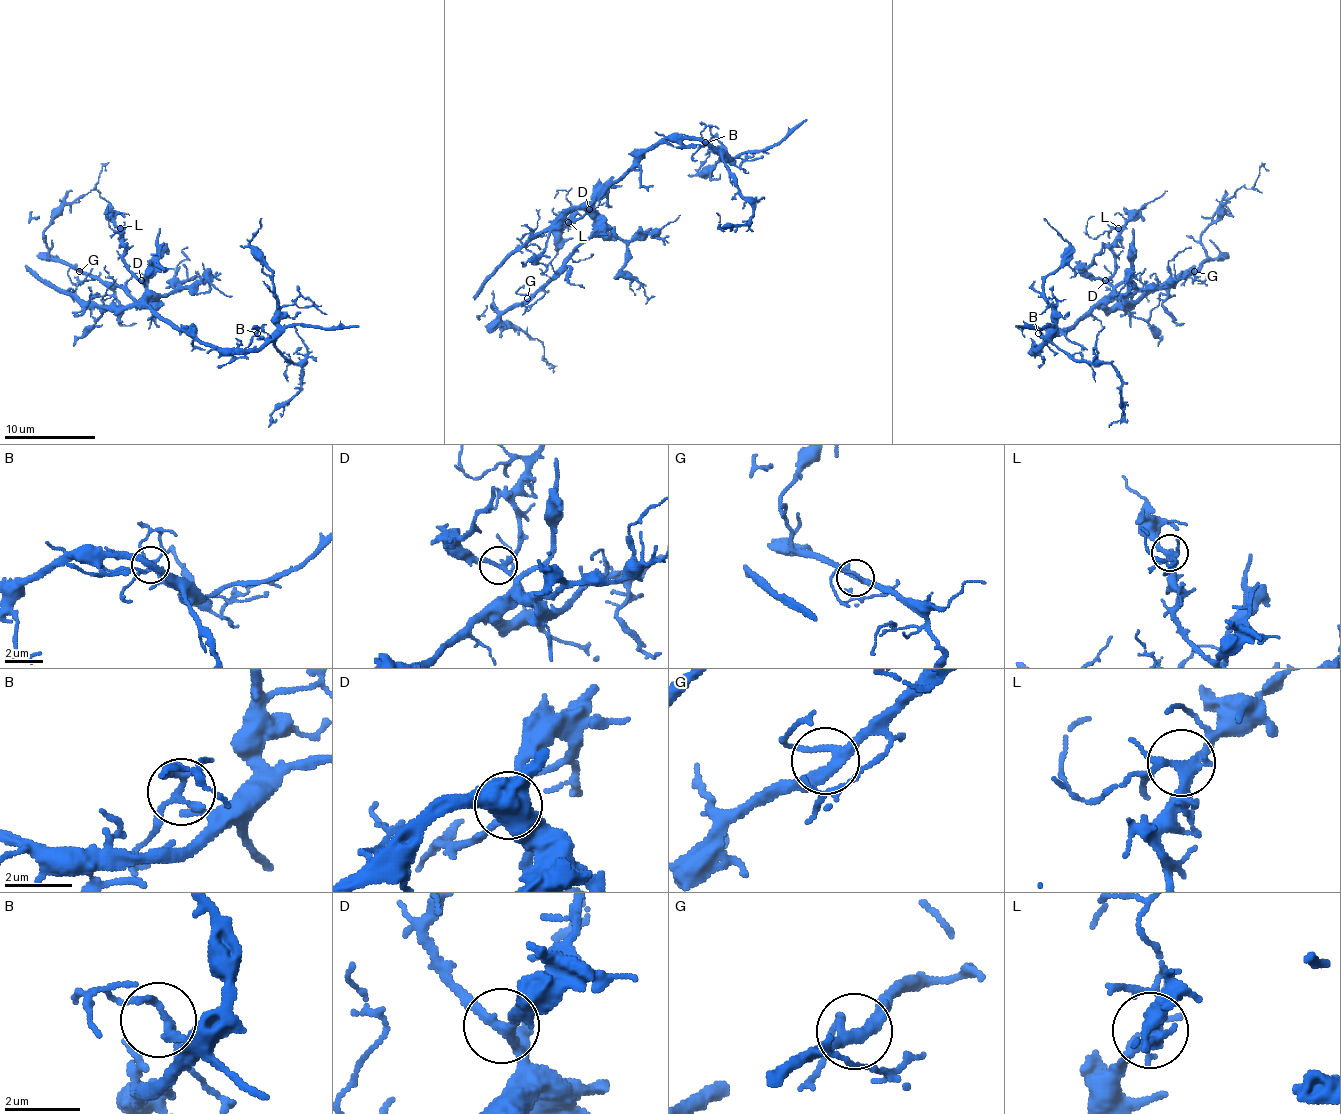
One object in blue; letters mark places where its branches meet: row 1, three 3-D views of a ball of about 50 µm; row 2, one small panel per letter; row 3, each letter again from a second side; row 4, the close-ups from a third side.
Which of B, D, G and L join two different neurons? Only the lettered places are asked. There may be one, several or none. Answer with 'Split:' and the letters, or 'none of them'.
Split: none of them

